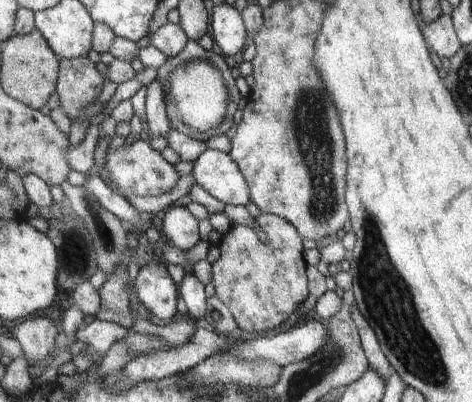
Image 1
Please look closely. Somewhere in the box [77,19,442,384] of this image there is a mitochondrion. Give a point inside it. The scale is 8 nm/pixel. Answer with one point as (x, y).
(313, 136)

